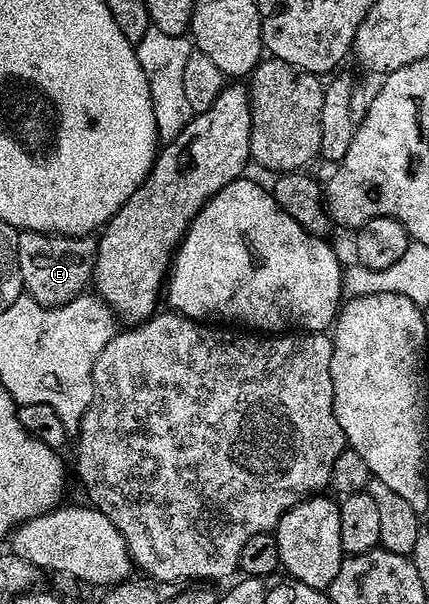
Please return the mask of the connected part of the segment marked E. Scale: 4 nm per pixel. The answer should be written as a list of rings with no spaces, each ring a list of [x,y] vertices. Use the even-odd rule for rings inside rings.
[[[24,230],[17,240],[17,260],[26,297],[42,306],[63,306],[88,289],[95,273],[98,241],[91,236],[70,238],[68,234],[42,234]]]

